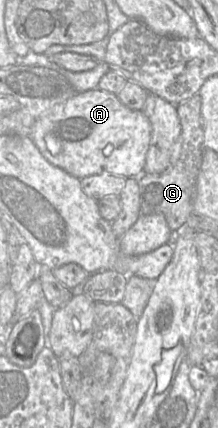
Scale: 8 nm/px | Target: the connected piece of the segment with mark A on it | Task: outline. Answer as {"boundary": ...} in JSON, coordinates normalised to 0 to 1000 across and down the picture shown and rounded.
{"boundary":[[[436,206],[349,217],[193,266],[151,292],[138,322],[234,383],[358,418],[417,409],[528,407],[633,421],[670,409],[656,397],[693,311],[693,290],[651,259],[601,257],[546,236],[532,220]]]}

